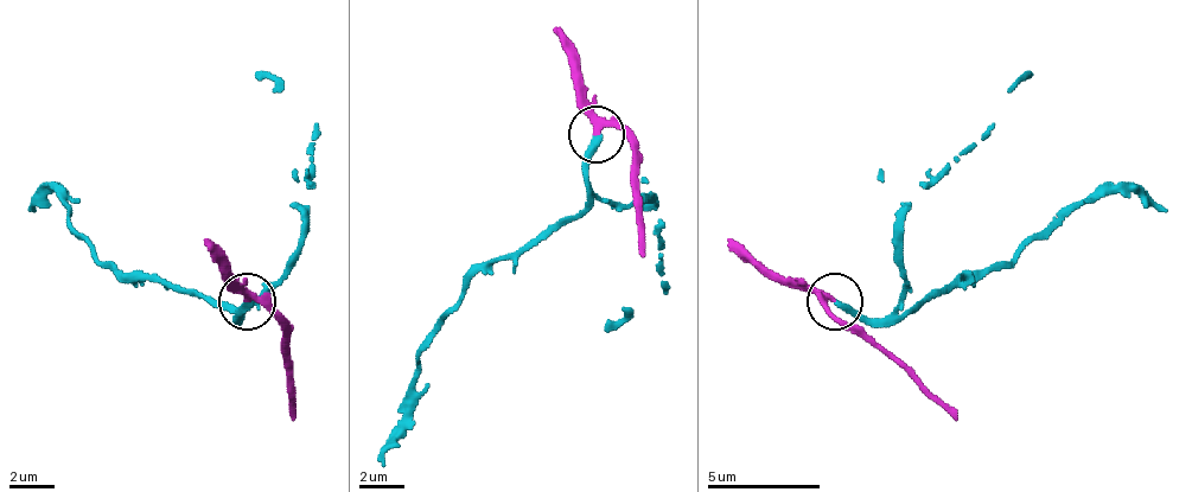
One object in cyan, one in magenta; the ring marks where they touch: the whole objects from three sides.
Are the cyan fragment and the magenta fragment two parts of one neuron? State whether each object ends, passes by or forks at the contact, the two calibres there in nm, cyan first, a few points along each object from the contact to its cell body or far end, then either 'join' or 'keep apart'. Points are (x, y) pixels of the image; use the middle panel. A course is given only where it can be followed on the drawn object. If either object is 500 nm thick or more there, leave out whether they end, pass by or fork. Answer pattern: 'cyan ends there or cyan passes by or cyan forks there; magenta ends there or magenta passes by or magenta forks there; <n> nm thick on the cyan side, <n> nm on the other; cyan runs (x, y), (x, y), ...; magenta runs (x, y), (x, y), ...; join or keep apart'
cyan ends there; magenta forks there; 280 nm thick on the cyan side, 200 nm on the other; cyan runs (598, 133), (586, 200), (472, 280), (433, 331), (399, 439), (382, 467); magenta runs (598, 133), (614, 127), (631, 144), (643, 257); join

